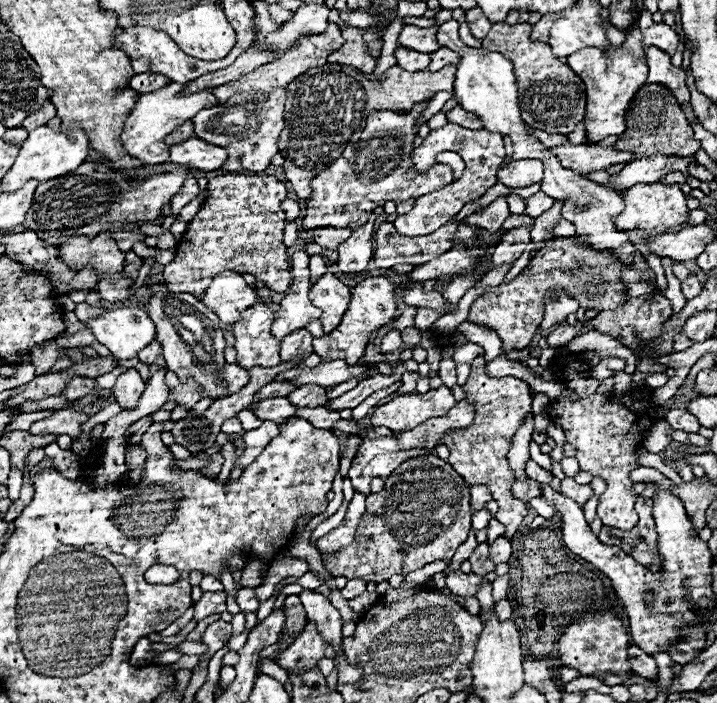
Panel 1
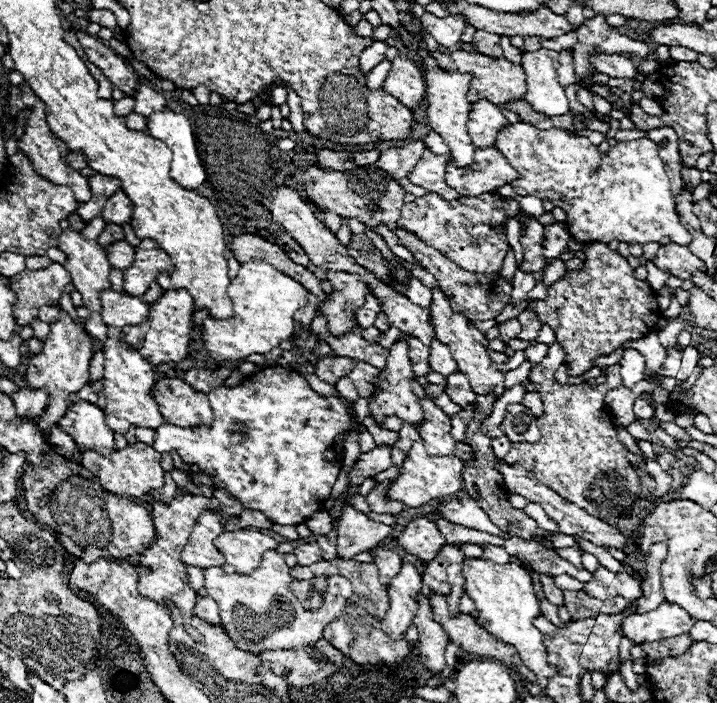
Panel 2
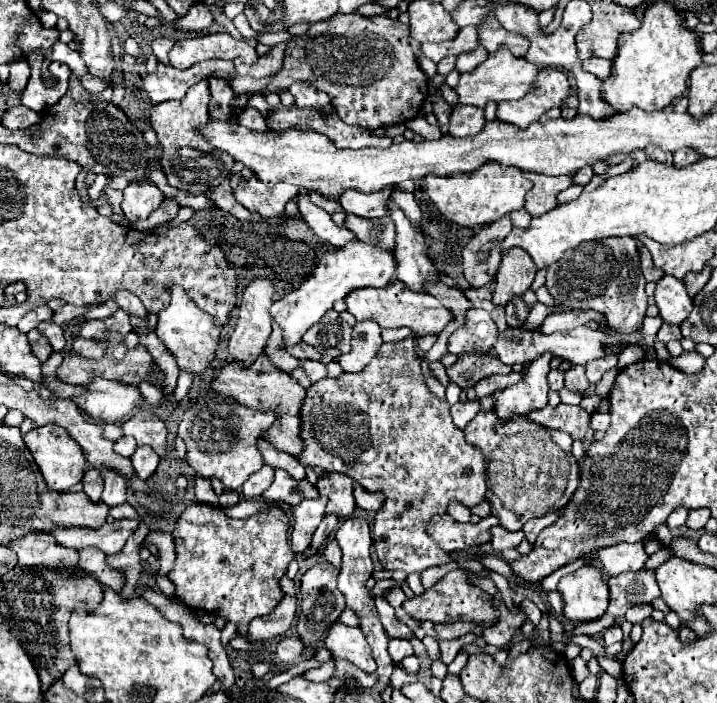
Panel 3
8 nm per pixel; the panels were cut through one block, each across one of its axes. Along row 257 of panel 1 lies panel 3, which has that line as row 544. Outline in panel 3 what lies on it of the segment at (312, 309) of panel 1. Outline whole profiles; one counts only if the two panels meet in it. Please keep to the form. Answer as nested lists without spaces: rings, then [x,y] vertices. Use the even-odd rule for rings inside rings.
[[[320,496],[316,500],[302,500],[302,504],[292,508],[294,526],[292,526],[292,550],[304,552],[310,542],[312,534],[318,528],[320,520],[324,518],[326,510],[326,496]]]

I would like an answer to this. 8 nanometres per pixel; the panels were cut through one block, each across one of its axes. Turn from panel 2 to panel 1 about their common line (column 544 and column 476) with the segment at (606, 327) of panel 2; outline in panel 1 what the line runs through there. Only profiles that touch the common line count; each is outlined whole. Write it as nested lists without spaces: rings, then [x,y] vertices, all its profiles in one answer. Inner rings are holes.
[[[576,238],[550,240],[530,260],[530,268],[524,268],[508,284],[500,284],[500,286],[484,290],[484,294],[472,302],[468,322],[496,330],[502,340],[504,354],[508,354],[510,350],[522,350],[532,342],[544,318],[546,292],[564,288],[586,310],[596,308],[602,312],[602,310],[618,308],[626,302],[624,284],[618,280],[618,274],[622,270],[626,270],[626,266],[614,260],[612,254],[594,252],[588,244],[576,244]]]

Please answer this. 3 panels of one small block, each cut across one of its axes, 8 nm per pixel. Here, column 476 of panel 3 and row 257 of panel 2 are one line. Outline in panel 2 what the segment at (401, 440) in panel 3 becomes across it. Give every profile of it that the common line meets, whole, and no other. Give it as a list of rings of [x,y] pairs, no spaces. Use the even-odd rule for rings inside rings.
[[[430,192],[422,198],[416,198],[410,204],[404,204],[400,226],[414,232],[424,244],[444,252],[450,260],[454,260],[456,264],[460,264],[460,268],[468,272],[500,272],[502,260],[508,252],[508,242],[504,232],[494,230],[490,224],[500,224],[506,218],[518,216],[518,202],[512,198],[496,198],[498,196],[494,194],[484,194],[458,200],[444,200],[442,196]]]

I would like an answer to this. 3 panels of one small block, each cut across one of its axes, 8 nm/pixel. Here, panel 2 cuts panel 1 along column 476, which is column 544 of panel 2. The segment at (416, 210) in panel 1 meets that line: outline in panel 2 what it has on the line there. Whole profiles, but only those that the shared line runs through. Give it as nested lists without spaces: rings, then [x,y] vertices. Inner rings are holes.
[[[518,122],[500,130],[494,146],[522,176],[512,188],[522,196],[532,194],[540,200],[552,200],[554,206],[562,206],[572,238],[582,243],[608,244],[620,240],[648,244],[662,238],[670,238],[680,246],[692,242],[690,232],[678,220],[658,146],[648,138],[620,142],[602,154],[584,136],[572,136],[560,128],[538,130],[526,122]]]

